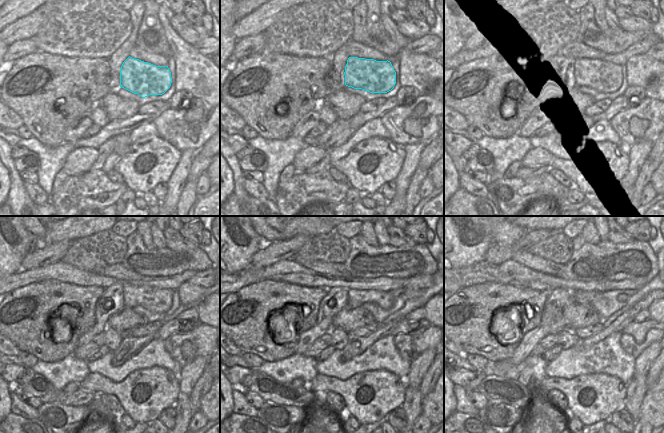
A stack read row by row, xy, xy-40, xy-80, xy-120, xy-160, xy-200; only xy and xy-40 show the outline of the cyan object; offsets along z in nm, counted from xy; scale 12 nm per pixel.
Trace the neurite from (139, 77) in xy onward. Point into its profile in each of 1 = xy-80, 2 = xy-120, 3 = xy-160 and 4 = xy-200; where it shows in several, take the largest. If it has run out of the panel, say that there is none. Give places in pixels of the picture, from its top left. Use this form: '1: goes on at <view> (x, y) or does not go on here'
1: goes on at xy-80 (605, 77)
2: goes on at xy-120 (154, 299)
3: goes on at xy-160 (356, 298)
4: goes on at xy-200 (579, 296)

